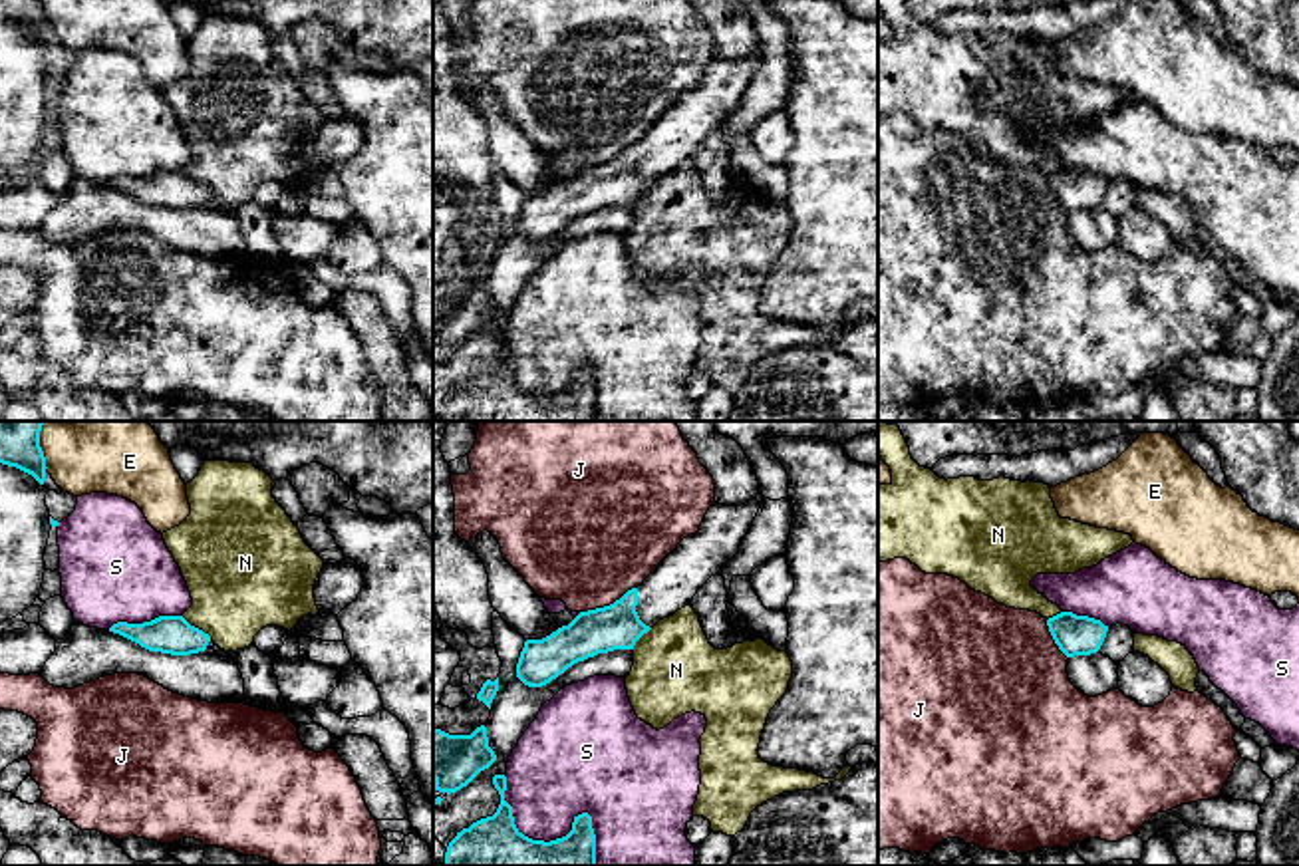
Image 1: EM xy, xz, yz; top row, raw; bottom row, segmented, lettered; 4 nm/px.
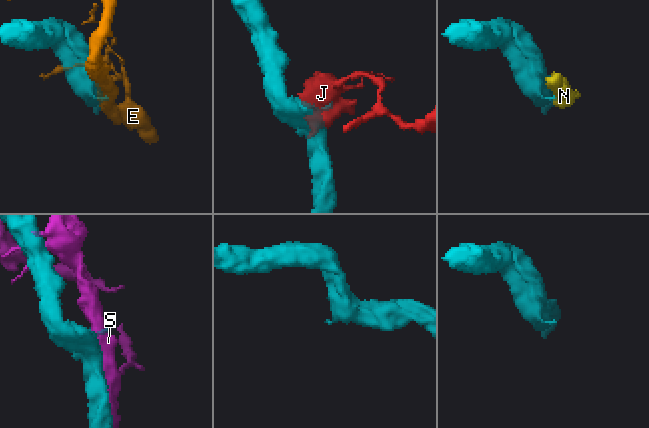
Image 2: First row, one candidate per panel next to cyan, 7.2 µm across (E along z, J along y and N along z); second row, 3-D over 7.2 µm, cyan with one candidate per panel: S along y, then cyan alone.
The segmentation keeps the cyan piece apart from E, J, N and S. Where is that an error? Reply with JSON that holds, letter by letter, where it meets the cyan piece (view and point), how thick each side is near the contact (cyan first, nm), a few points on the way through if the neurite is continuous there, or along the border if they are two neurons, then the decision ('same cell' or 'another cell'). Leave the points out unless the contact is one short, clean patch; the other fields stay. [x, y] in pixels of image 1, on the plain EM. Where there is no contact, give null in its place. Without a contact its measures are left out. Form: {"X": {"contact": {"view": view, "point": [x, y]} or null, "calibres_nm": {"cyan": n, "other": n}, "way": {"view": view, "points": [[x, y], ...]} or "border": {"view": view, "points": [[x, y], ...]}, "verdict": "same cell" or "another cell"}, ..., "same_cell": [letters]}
{"E": {"contact": {"view": "xy", "point": [44, 12]}, "calibres_nm": {"cyan": 120, "other": 200}, "verdict": "another cell"}, "J": {"contact": {"view": "xz", "point": [610, 159]}, "calibres_nm": {"cyan": 190, "other": 480}, "border": {"view": "xz", "points": [[636, 142], [608, 159], [580, 167]]}, "verdict": "another cell"}, "N": {"contact": {"view": "xy", "point": [197, 183]}, "calibres_nm": {"cyan": 160, "other": 400}, "border": {"view": "xy", "points": [[181, 171], [211, 193]]}, "verdict": "another cell"}, "S": {"contact": {"view": "xz", "point": [555, 396]}, "calibres_nm": {"cyan": 320, "other": 360}, "verdict": "another cell"}, "same_cell": []}

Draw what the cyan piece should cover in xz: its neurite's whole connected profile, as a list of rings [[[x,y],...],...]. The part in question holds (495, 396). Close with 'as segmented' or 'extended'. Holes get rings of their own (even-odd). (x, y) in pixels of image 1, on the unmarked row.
[[[495,330],[501,360],[493,371],[457,387],[445,407],[445,421],[596,421],[596,389],[592,371],[574,371],[572,385],[556,395],[524,391],[505,356],[506,332]]]; as segmented

